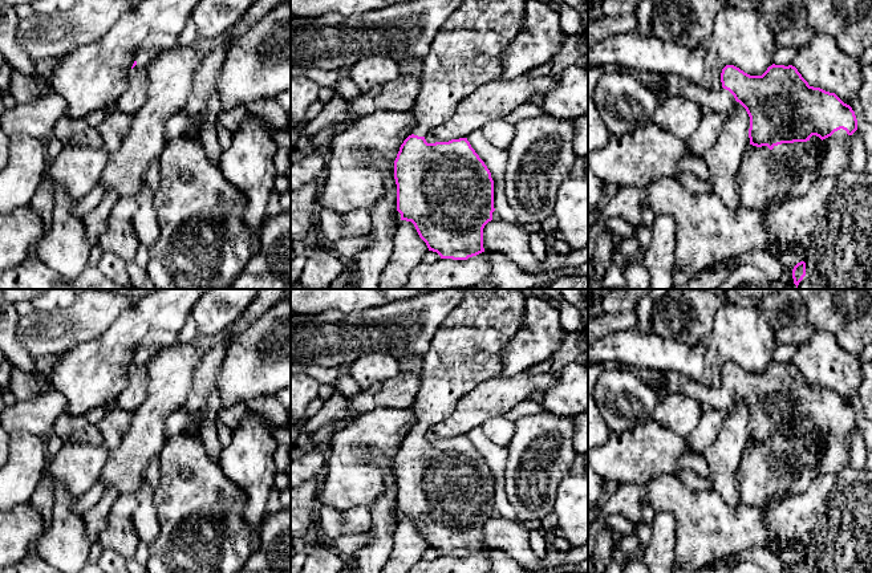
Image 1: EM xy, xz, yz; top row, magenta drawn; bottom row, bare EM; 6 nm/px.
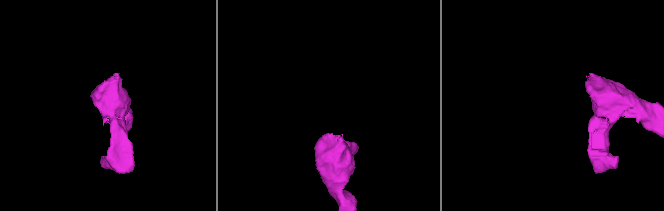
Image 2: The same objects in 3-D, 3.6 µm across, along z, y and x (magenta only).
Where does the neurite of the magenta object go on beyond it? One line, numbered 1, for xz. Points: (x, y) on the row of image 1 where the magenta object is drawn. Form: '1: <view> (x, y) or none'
1: xz (466, 52)

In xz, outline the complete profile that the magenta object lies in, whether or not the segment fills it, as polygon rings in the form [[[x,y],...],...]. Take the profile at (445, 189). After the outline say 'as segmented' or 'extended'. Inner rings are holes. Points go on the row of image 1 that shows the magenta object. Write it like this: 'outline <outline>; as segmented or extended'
outline [[[463,0],[442,24],[423,58],[421,92],[413,107],[417,126],[401,145],[394,160],[397,211],[401,214],[401,220],[414,224],[429,251],[437,252],[441,259],[467,260],[484,252],[483,228],[492,220],[495,211],[494,180],[467,138],[427,143],[425,137],[450,119],[461,101],[471,96],[480,85],[502,78],[503,50],[516,37],[524,12],[526,0]]]; extended

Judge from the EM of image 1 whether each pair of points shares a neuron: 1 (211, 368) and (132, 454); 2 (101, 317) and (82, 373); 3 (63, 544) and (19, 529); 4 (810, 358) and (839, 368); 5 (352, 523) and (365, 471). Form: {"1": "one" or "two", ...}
{"1": "two", "2": "two", "3": "two", "4": "one", "5": "two"}

